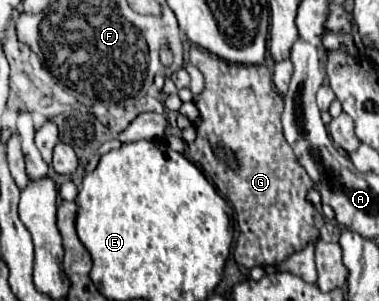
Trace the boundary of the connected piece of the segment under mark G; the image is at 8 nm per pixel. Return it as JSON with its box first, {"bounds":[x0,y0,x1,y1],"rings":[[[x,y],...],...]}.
{"bounds":[188,46,324,268],"rings":[[[198,46],[190,48],[190,64],[204,74],[206,86],[200,96],[194,96],[194,104],[200,110],[200,126],[196,128],[196,140],[188,144],[188,152],[236,210],[240,236],[236,240],[234,260],[246,268],[278,266],[288,256],[300,252],[308,242],[318,240],[318,230],[324,226],[324,216],[306,200],[306,194],[314,182],[298,164],[290,144],[284,140],[280,124],[284,102],[272,86],[272,74],[266,66],[232,64]]]}

